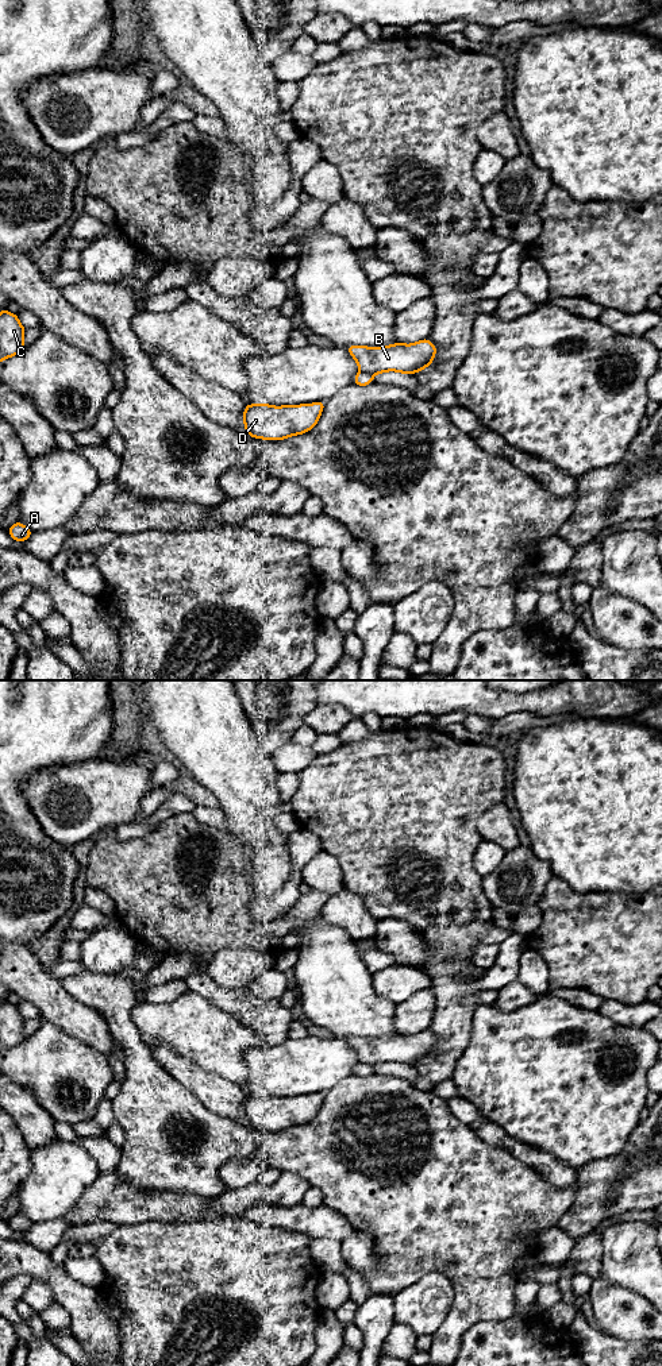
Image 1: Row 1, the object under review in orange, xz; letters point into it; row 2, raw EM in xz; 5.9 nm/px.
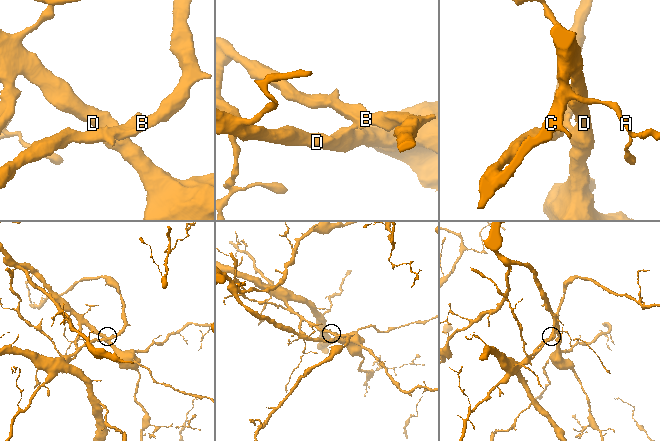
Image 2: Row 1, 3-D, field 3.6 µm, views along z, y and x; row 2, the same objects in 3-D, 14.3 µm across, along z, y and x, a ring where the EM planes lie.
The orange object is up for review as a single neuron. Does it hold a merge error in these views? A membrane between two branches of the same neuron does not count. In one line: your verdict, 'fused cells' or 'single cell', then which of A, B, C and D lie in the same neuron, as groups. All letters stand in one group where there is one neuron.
fused cells; A C D / B

